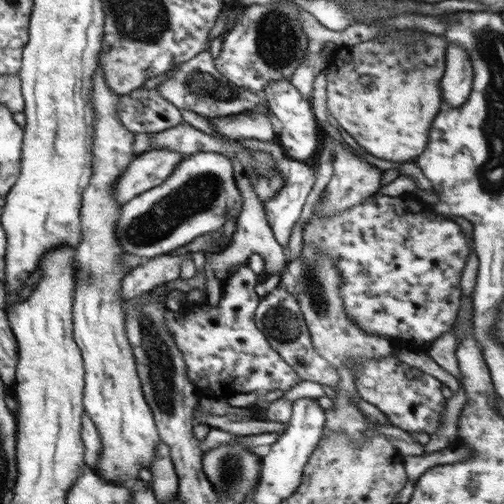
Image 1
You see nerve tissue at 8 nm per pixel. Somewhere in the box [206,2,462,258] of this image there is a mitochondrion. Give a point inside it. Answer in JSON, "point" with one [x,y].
{"point":[277,47]}

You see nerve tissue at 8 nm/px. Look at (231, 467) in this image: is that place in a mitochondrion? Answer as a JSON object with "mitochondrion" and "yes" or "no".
{"mitochondrion":"yes"}

